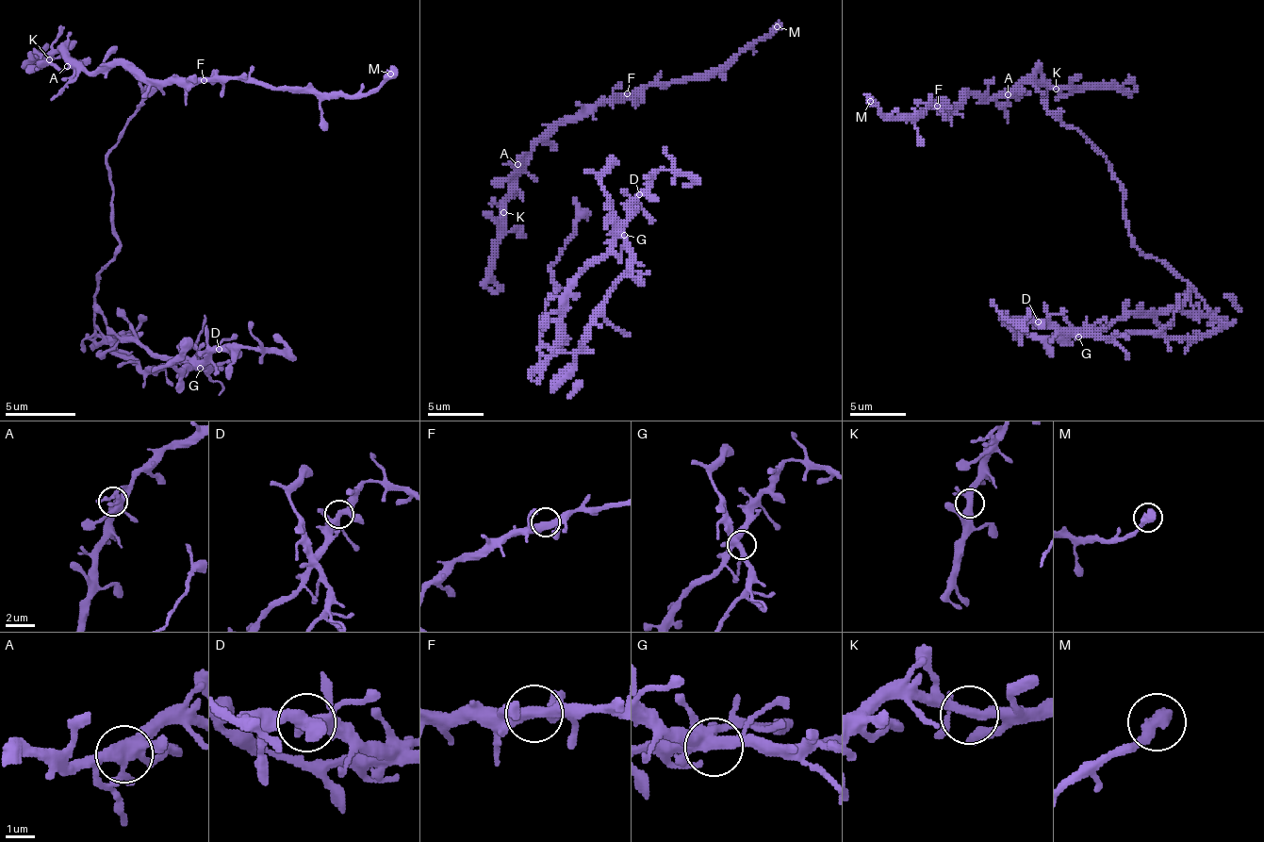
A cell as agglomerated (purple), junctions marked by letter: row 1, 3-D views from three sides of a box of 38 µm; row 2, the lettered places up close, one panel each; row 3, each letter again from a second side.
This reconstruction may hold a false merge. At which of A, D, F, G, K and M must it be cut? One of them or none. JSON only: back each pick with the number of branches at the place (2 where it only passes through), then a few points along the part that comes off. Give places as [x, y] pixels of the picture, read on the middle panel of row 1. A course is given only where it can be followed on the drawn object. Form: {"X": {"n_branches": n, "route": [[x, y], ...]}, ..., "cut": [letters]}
{"cut": []}

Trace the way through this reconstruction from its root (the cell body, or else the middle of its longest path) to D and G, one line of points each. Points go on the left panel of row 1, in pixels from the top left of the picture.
D: (112, 192), (116, 255), (98, 272), (95, 294), (106, 329), (137, 336), (158, 357), (200, 361), (218, 350)
G: (112, 192), (116, 255), (98, 272), (95, 308), (112, 336), (137, 336), (158, 357), (189, 357), (200, 368)

